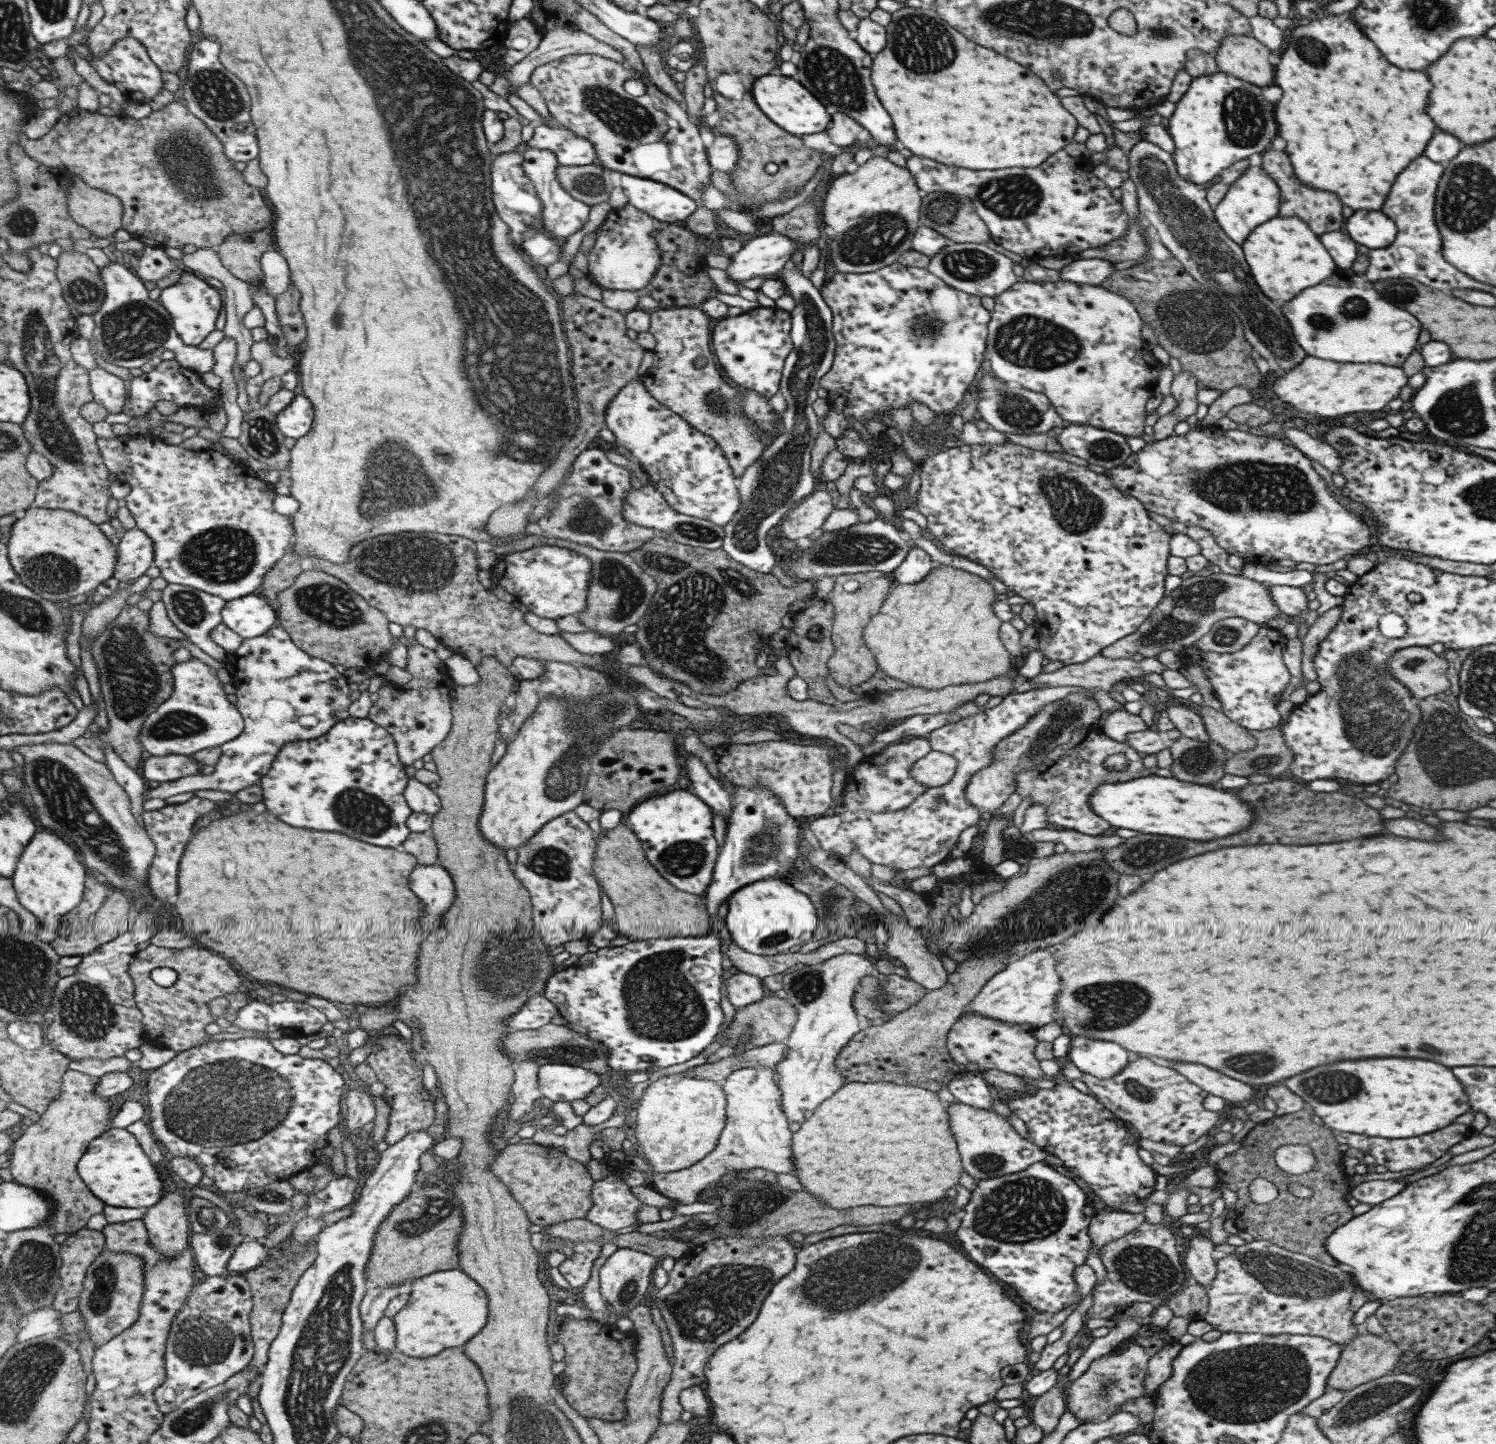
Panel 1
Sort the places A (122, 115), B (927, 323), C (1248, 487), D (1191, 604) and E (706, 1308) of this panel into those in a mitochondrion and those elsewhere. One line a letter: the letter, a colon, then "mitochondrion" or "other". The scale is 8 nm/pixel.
A: other
B: mitochondrion
C: mitochondrion
D: mitochondrion
E: mitochondrion

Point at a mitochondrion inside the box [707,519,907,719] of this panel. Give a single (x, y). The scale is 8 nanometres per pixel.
(843, 548)

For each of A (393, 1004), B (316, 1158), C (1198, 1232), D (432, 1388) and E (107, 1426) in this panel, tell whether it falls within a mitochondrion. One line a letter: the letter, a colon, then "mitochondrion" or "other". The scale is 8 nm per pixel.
A: other
B: other
C: other
D: other
E: other

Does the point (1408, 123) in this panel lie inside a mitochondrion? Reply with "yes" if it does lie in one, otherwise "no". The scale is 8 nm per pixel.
no

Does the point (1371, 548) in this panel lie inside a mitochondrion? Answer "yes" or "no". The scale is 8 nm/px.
no

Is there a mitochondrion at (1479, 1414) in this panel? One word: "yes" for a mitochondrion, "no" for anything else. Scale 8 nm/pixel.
no

